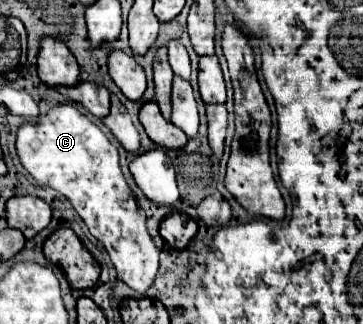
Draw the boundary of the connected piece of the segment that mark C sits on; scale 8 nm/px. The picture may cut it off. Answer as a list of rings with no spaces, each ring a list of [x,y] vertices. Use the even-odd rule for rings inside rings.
[[[58,105],[48,111],[48,115],[40,123],[24,123],[18,129],[16,151],[24,169],[40,183],[60,191],[88,225],[90,233],[106,247],[112,265],[118,271],[118,277],[134,289],[138,295],[146,295],[154,277],[158,273],[158,249],[152,237],[146,231],[146,213],[138,207],[132,189],[128,187],[120,163],[118,163],[118,149],[110,143],[110,139],[76,107],[72,105]]]

